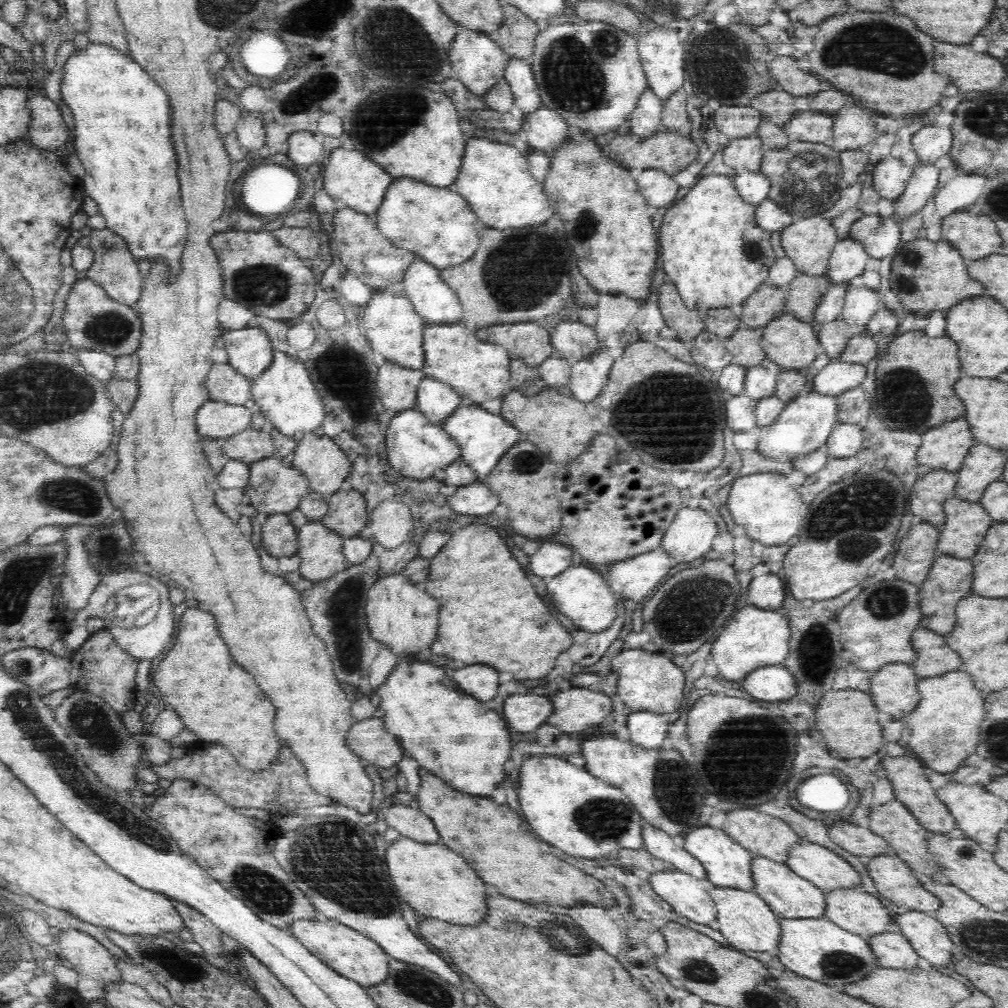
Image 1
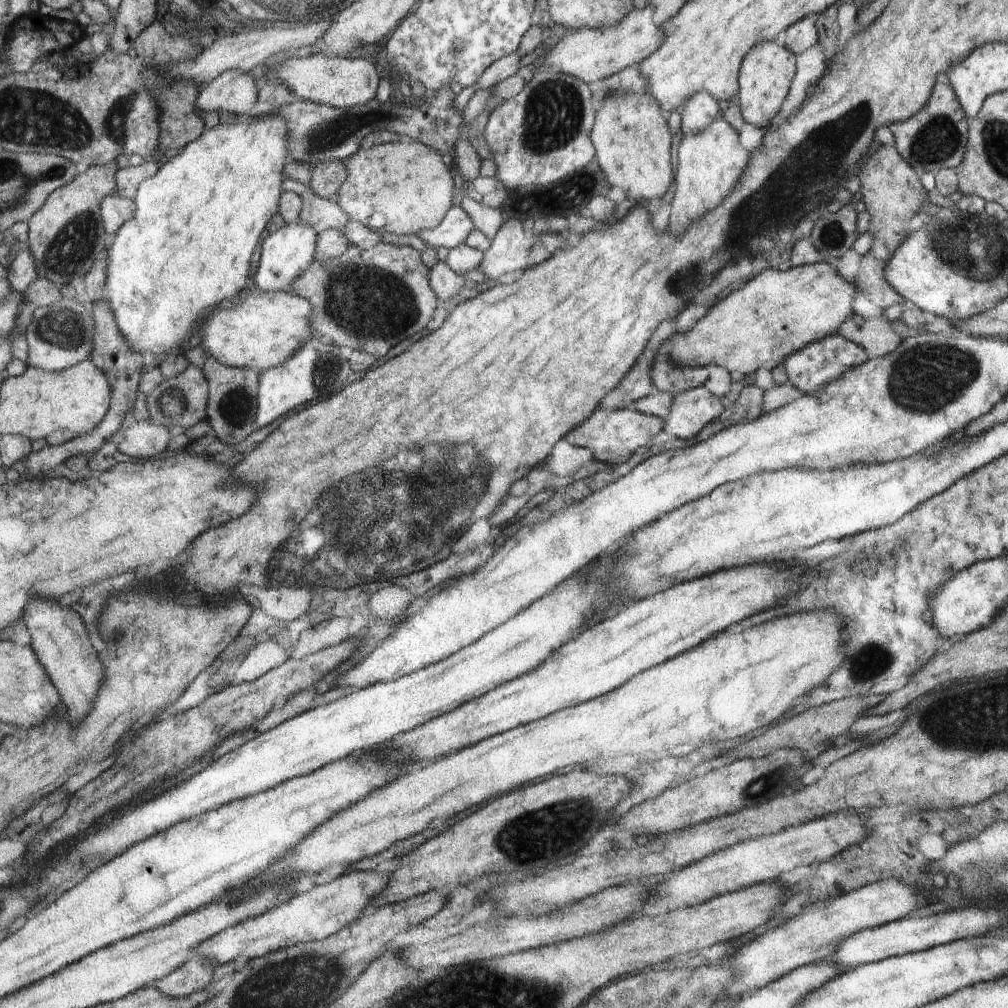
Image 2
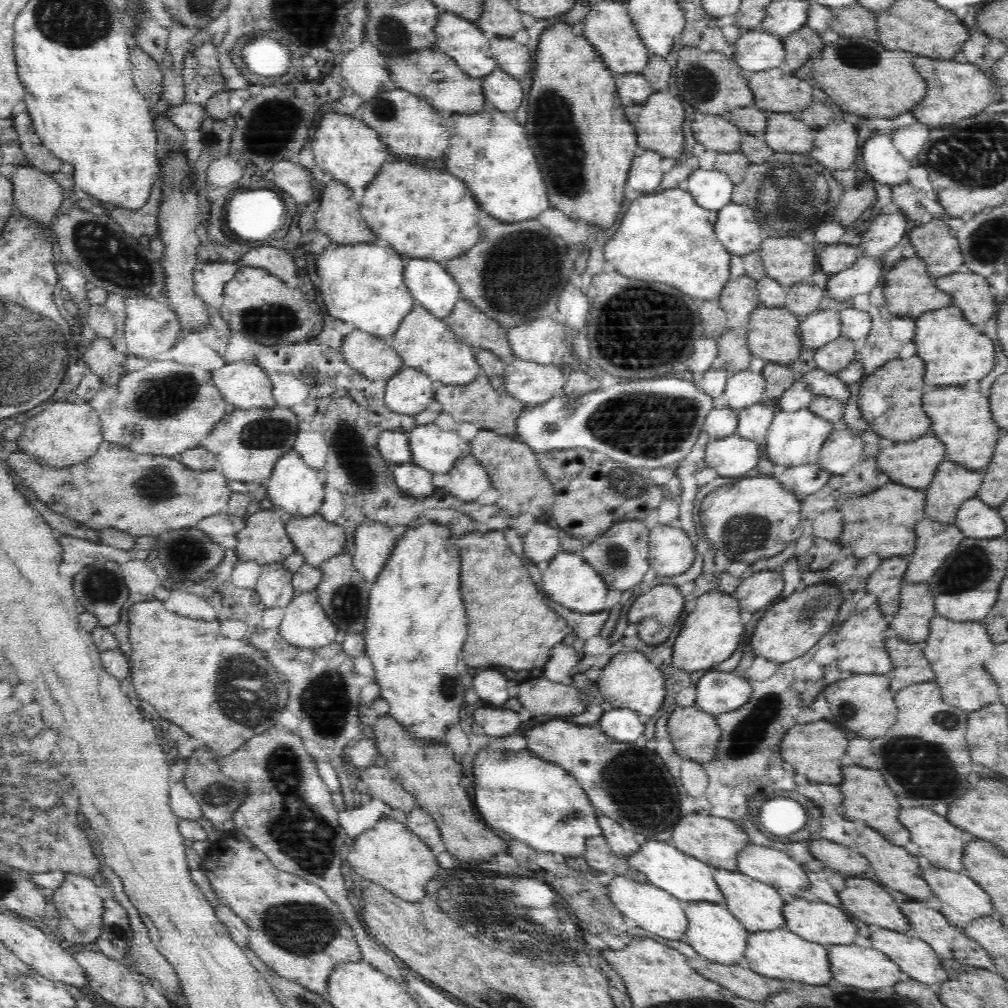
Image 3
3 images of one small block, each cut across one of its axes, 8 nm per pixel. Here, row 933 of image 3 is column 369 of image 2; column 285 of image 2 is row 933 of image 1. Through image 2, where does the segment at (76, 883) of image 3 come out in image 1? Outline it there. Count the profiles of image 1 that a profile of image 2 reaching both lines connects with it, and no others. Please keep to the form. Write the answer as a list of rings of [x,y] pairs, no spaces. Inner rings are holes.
[[[66,928],[61,932],[62,934],[59,934],[59,947],[62,949],[63,957],[74,964],[73,969],[79,976],[75,990],[80,997],[84,997],[86,1000],[102,999],[105,996],[106,984],[123,982],[116,958],[112,957],[112,954],[92,936],[71,928]]]

